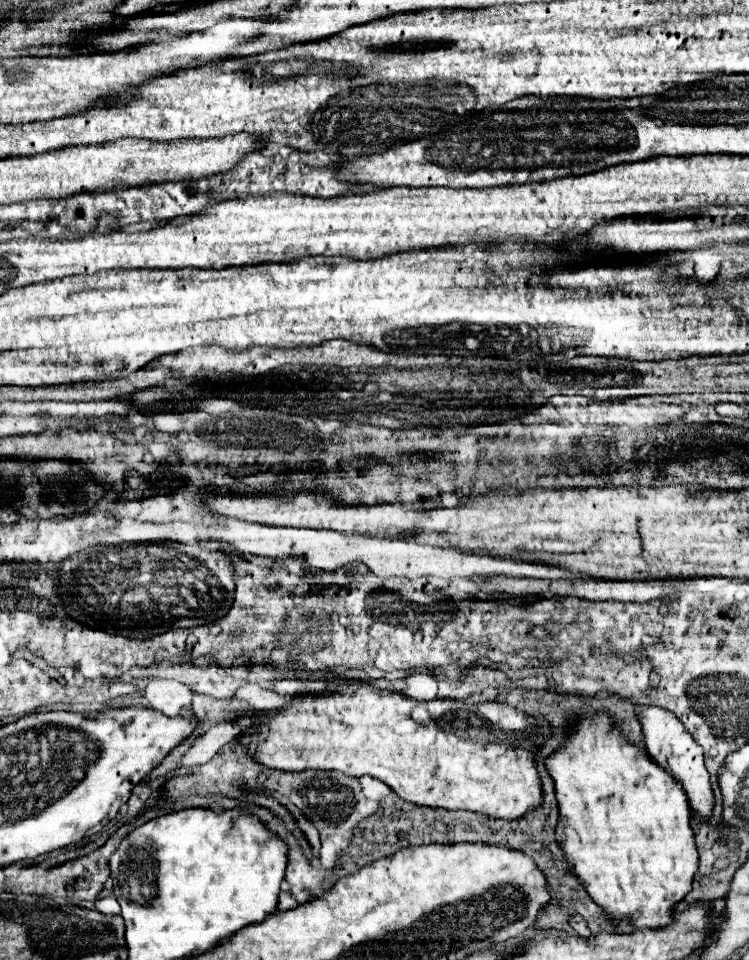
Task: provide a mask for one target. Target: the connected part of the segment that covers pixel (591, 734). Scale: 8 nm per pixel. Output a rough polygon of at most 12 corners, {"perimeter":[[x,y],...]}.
{"perimeter":[[606,710],[544,760],[556,842],[618,932],[698,852],[676,778]]}

